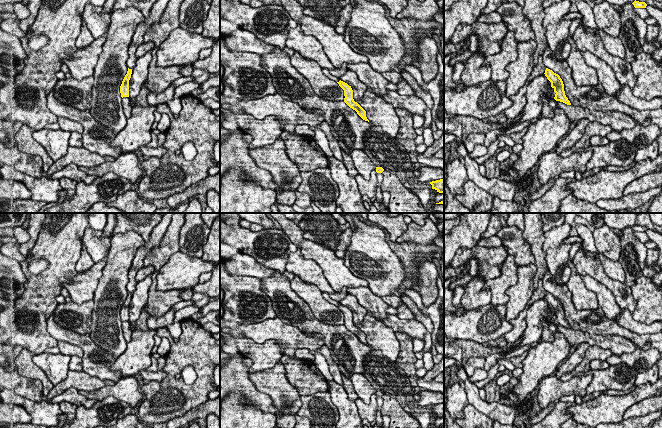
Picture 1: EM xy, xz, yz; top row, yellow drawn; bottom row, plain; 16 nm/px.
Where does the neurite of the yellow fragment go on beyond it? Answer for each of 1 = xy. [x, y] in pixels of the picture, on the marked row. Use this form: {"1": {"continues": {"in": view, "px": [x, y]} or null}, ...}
{"1": {"continues": null}}

